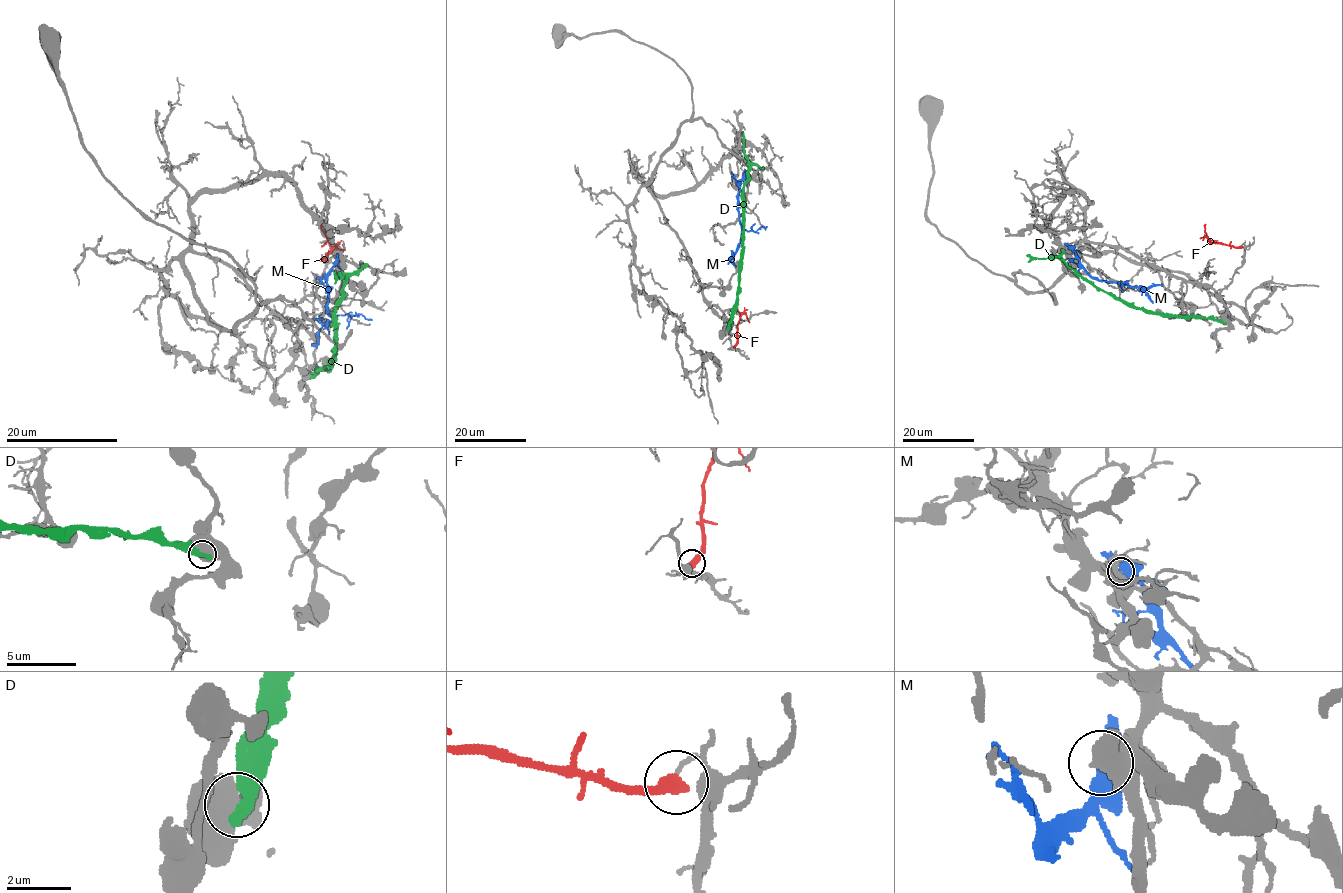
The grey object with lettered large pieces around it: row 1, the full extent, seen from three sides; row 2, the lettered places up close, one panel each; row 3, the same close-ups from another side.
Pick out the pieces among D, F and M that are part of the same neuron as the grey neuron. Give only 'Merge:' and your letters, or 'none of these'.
Merge: none of these

